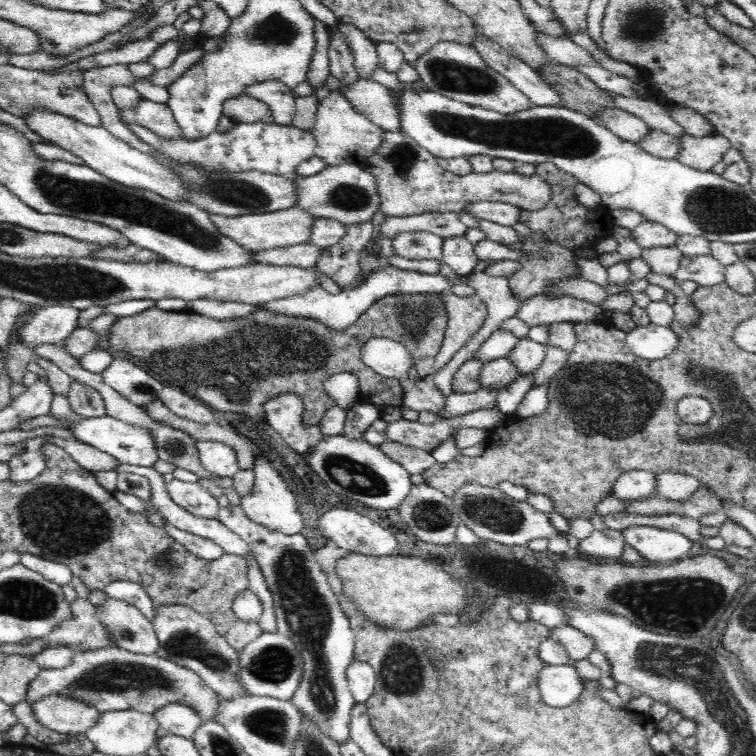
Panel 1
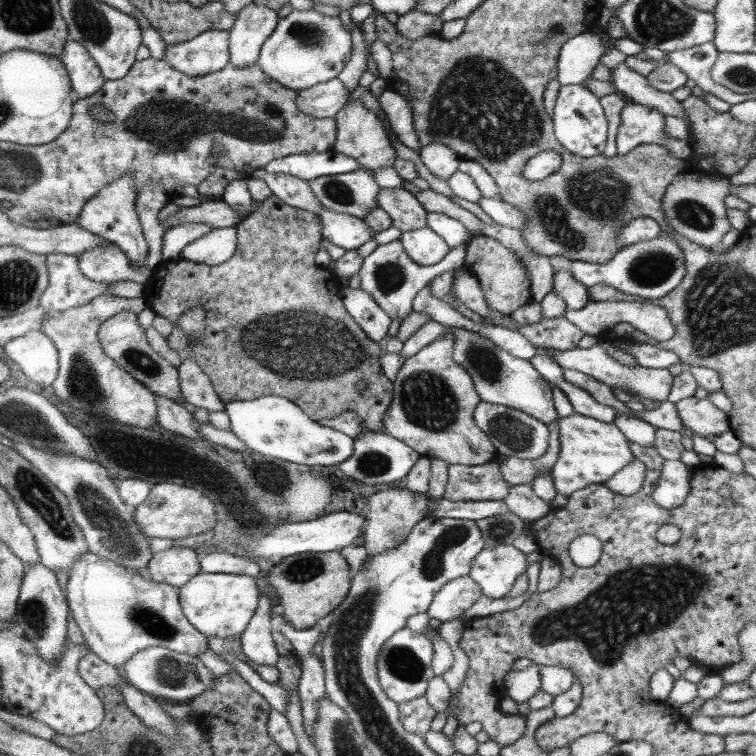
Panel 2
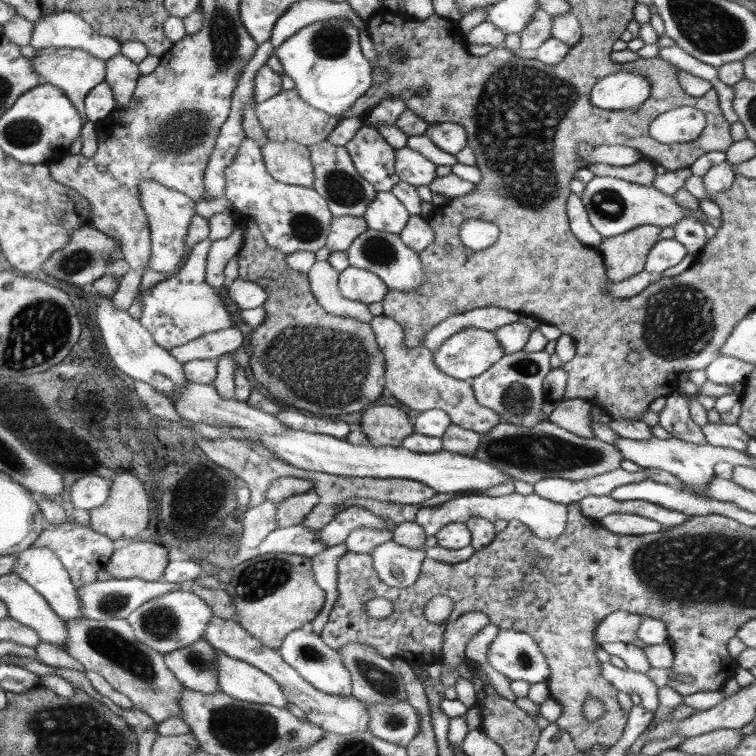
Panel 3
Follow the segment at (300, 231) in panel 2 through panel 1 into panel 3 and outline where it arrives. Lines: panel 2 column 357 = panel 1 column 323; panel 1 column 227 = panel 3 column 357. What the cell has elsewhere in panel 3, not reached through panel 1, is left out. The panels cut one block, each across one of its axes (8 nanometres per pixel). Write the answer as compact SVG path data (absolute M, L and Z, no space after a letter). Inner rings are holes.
M253 221L243 223L242 230L243 243L237 254L238 278L254 282L268 293L266 302L262 304L266 309L266 318L261 326L253 330L250 342L252 376L272 399L306 414L337 417L364 410L370 402L382 396L385 388L385 358L369 323L326 312L312 294L308 277L294 273L287 266L286 255L264 241Z

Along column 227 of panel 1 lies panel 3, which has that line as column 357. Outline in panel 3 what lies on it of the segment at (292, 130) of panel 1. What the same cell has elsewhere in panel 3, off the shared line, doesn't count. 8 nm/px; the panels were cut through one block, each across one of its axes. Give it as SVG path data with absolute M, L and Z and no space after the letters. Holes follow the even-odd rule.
M364 124L345 147L358 174L377 192L389 192L400 181L395 171L396 150L374 126Z

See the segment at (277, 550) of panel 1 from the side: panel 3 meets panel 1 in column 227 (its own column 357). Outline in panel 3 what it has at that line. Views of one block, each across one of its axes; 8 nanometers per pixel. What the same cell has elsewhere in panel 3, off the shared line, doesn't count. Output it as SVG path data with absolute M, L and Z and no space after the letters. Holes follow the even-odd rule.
M352 506L348 510L343 510L329 520L326 526L320 529L320 542L324 548L338 546L345 542L354 527L376 527L378 529L388 529L385 520L376 516L371 508L362 506Z

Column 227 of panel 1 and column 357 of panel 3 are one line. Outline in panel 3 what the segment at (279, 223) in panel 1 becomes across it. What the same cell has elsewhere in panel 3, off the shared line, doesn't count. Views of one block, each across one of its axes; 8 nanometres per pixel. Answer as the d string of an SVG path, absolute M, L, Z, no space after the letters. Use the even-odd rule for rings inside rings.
M333 216L325 246L331 252L345 252L366 230L367 225L363 217Z

